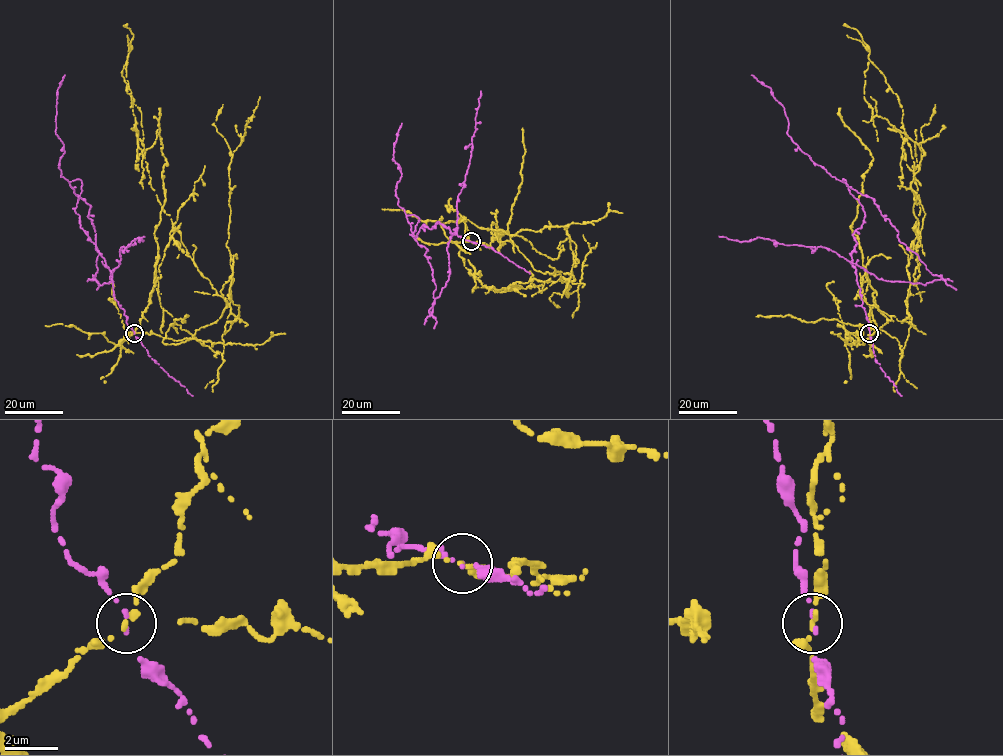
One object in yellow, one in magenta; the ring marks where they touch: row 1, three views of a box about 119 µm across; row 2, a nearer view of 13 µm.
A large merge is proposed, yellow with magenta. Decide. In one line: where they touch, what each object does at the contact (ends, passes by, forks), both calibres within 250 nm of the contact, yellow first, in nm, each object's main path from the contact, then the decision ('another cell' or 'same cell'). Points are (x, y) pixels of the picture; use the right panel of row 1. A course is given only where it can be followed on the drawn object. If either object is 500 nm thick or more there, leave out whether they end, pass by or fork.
(869, 333) | yellow passes by | magenta ends | 160/110 nm | yellow via (869, 333), (864, 281), (870, 321), (903, 352), (920, 211), (903, 110), (869, 60), (863, 97), (877, 141) | magenta via (869, 332), (851, 254), (864, 212), (844, 179), (942, 278), (885, 281), (824, 247), (719, 236) | another cell

